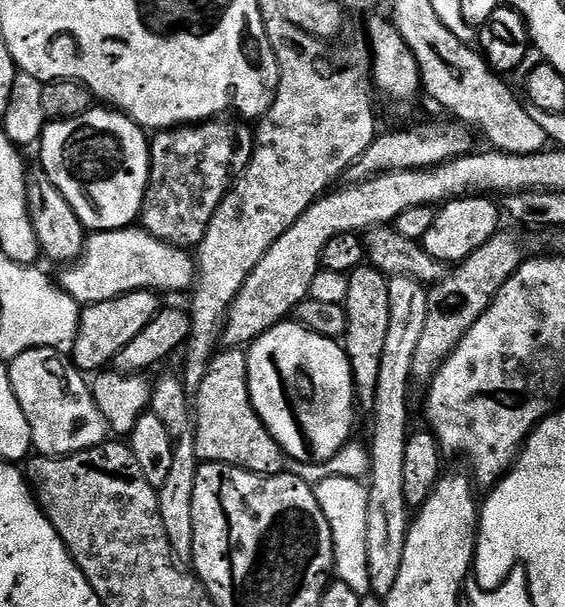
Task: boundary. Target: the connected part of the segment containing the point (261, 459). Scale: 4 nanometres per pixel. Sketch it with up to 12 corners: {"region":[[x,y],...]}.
{"region":[[248,353],[213,355],[194,394],[197,461],[281,475]]}

